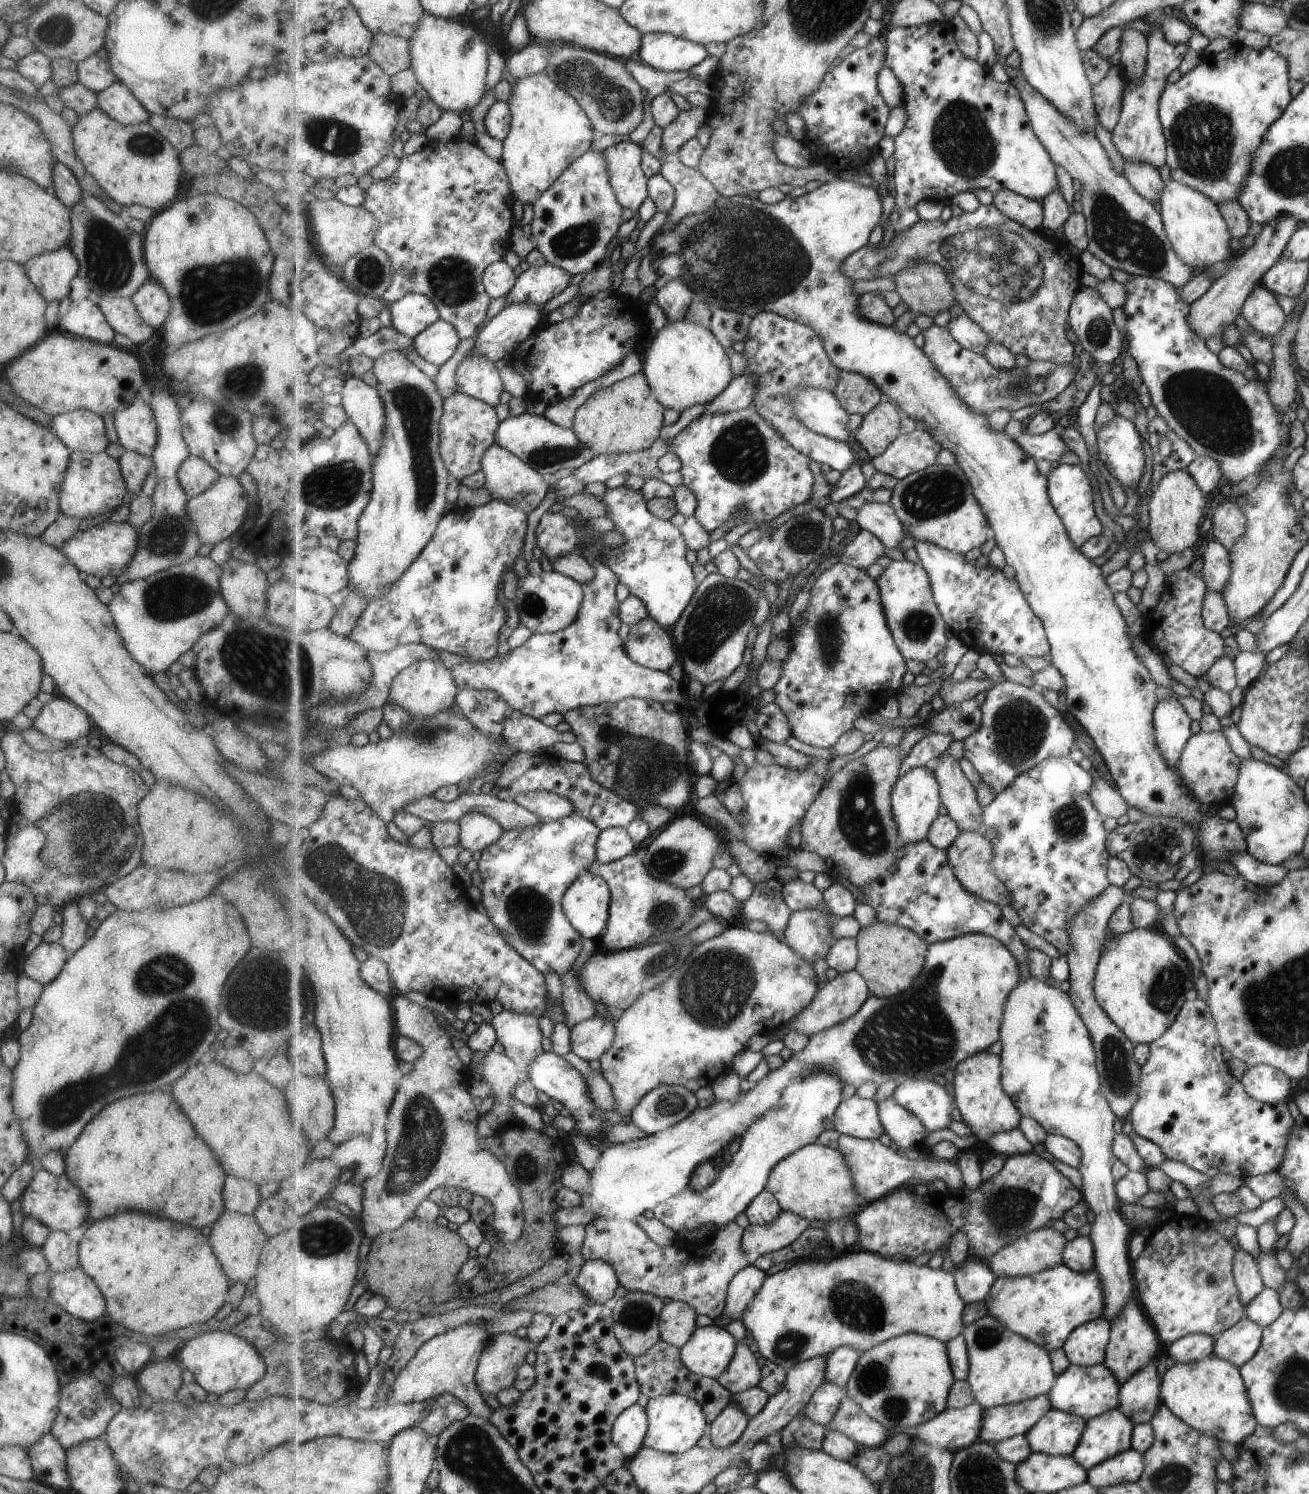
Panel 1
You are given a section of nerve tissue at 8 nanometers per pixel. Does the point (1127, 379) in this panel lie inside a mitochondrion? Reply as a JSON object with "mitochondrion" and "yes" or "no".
{"mitochondrion":"no"}

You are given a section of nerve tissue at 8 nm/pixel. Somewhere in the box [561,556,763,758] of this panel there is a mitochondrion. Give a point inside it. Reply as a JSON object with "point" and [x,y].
{"point":[722,609]}

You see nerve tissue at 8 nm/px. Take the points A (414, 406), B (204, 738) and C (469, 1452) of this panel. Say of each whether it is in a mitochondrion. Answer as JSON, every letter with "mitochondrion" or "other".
{"A":"mitochondrion","B":"other","C":"mitochondrion"}

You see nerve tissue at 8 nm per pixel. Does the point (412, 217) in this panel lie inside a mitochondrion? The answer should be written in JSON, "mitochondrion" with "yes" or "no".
{"mitochondrion":"no"}

